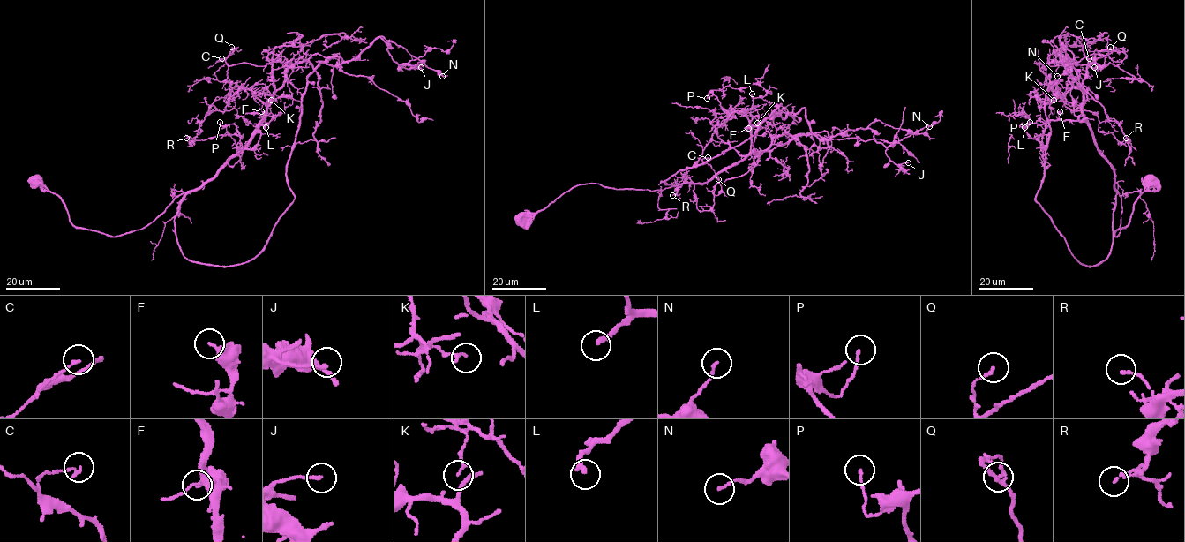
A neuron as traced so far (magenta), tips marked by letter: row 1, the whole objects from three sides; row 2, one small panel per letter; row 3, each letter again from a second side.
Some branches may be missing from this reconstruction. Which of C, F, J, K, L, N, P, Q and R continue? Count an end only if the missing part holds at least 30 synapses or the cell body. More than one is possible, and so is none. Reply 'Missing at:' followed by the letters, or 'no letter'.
Missing at: L

